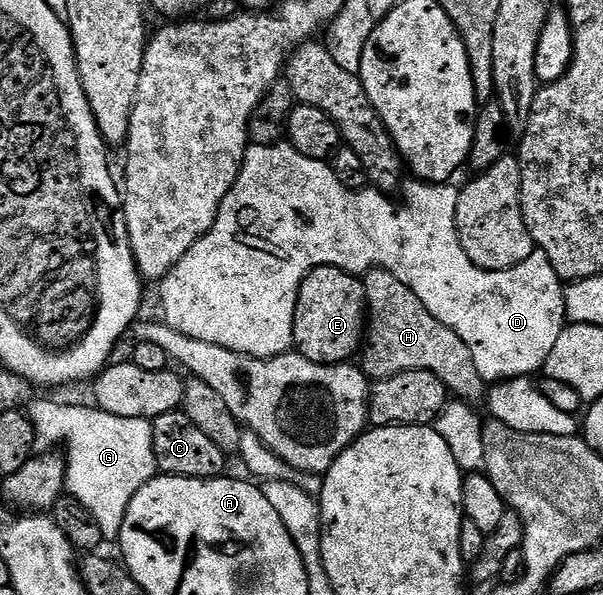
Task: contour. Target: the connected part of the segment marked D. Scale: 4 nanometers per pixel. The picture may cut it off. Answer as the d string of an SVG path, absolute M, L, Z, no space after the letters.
M286 141L274 143L271 147L265 145L248 146L245 161L241 165L241 173L237 177L233 189L229 189L225 201L221 201L217 221L213 221L209 233L205 233L205 237L196 241L193 249L189 249L189 253L185 253L185 257L181 257L181 261L177 261L177 265L173 265L173 269L161 280L159 291L165 301L166 323L173 329L177 329L177 333L185 333L185 337L193 337L197 341L209 341L209 345L221 345L225 349L233 349L233 353L241 353L254 359L272 359L278 355L286 355L292 350L295 341L293 321L297 309L297 293L311 270L315 267L336 267L360 277L376 269L388 271L393 273L393 277L397 277L397 281L401 281L407 288L413 290L417 297L420 297L422 303L429 309L429 313L433 314L437 321L441 321L447 328L453 329L465 341L465 345L469 345L469 353L473 353L473 365L477 365L481 369L495 367L497 378L511 379L508 383L497 384L492 391L491 388L489 391L491 411L495 414L492 416L498 422L518 431L526 431L529 435L579 435L581 423L575 415L557 409L557 405L553 405L553 402L545 397L539 385L531 384L527 379L519 379L522 375L531 375L534 371L542 372L546 368L549 353L553 350L553 345L557 345L557 337L561 337L564 327L568 326L569 323L567 310L562 303L565 283L555 272L553 265L549 265L549 257L545 257L543 251L536 250L532 258L521 261L521 265L517 265L513 269L505 269L504 271L487 271L473 265L473 261L469 259L465 249L461 248L461 241L455 224L459 191L446 183L425 183L416 179L410 180L408 185L407 207L402 207L401 204L391 200L394 198L390 194L382 191L374 189L347 191L345 185L341 185L341 181L337 181L333 169L324 160L305 157L305 153L297 153L297 149L293 149L290 143Z

